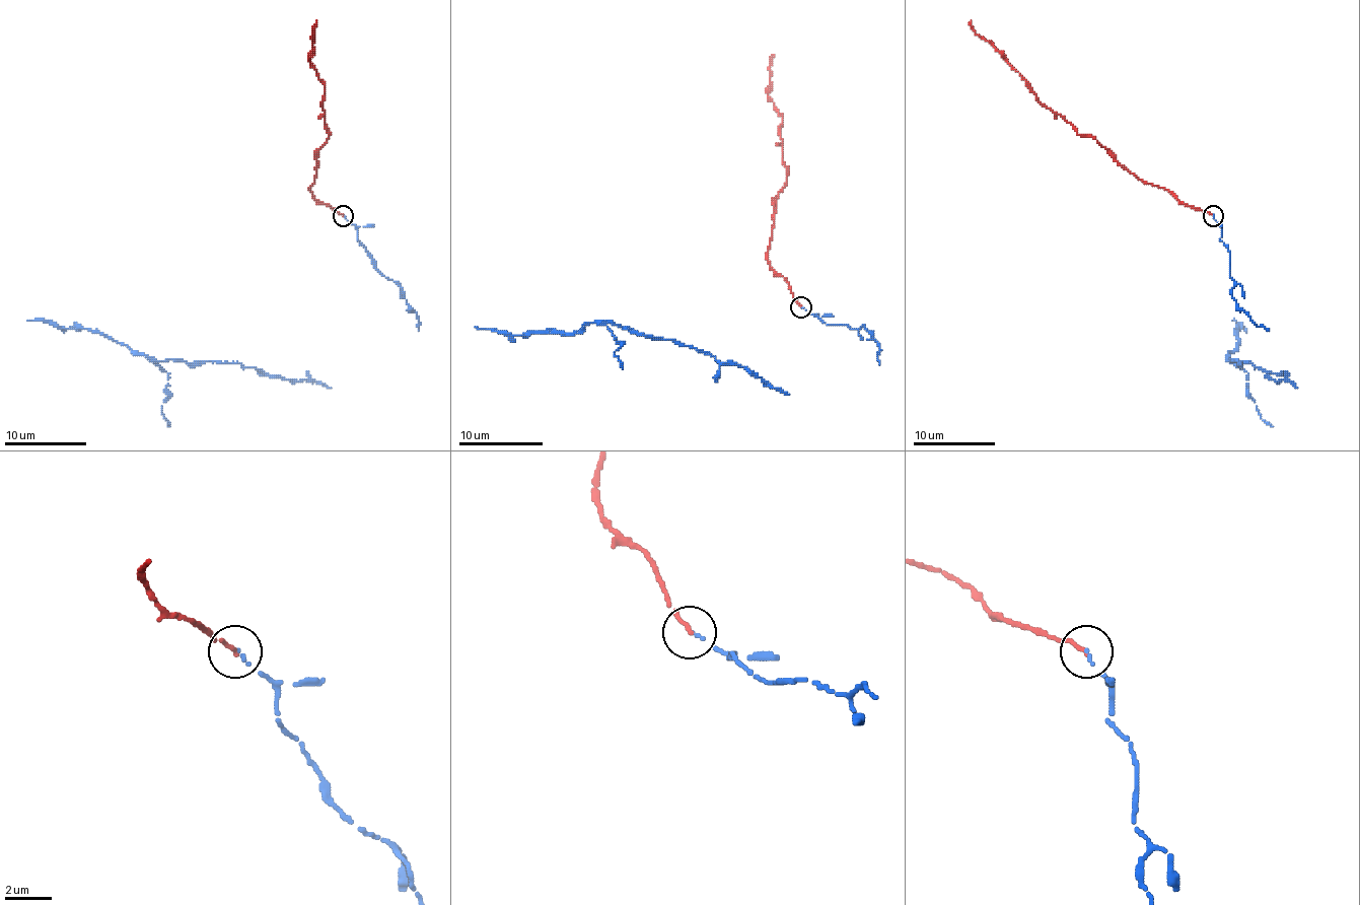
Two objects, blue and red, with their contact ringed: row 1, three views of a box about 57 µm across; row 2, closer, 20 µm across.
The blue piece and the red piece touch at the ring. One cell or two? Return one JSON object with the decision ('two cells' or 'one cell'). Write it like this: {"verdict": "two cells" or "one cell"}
{"verdict": "one cell"}

